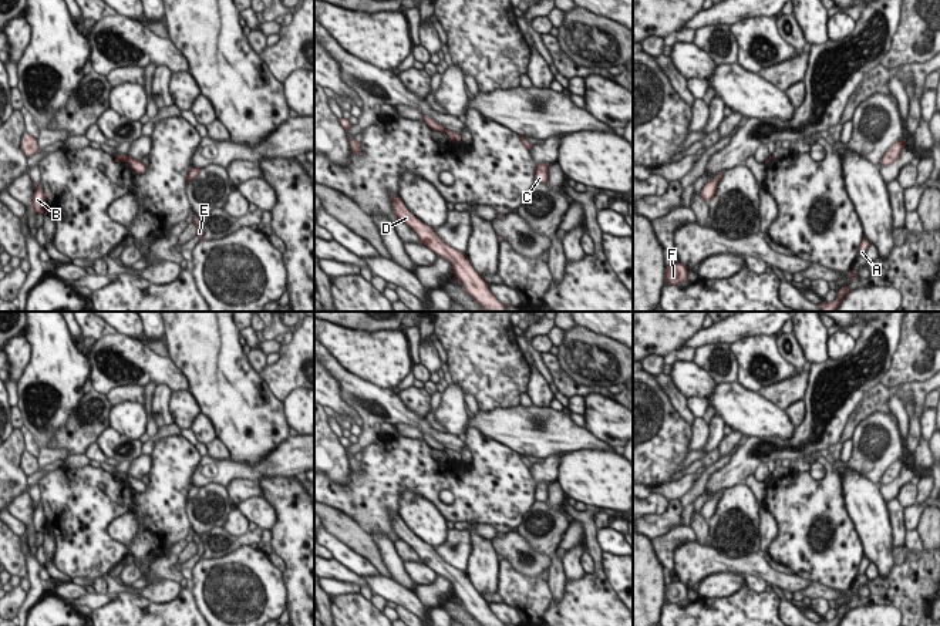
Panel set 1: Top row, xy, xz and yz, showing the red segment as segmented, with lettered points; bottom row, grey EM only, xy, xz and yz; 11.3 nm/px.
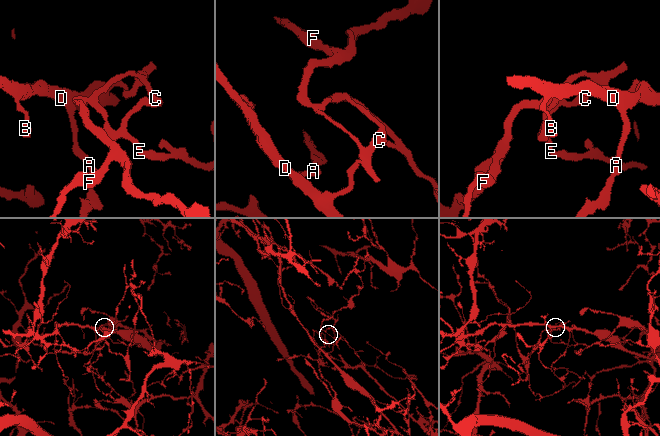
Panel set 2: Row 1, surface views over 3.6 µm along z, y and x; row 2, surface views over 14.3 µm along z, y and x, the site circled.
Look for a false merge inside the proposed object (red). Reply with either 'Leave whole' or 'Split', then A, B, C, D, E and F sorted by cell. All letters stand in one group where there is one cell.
Split. Groups: A B C D E / F.

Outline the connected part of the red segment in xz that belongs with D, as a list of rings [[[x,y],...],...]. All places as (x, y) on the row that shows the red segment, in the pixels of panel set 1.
[[[397,195],[392,198],[394,215],[410,226],[420,238],[420,243],[437,256],[445,258],[452,265],[455,280],[461,280],[465,292],[479,303],[485,312],[506,312],[505,306],[489,290],[489,285],[474,269],[468,256],[447,245],[427,223],[417,219]]]

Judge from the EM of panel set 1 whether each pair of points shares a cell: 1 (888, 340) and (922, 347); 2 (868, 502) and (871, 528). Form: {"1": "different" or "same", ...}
{"1": "different", "2": "same"}

